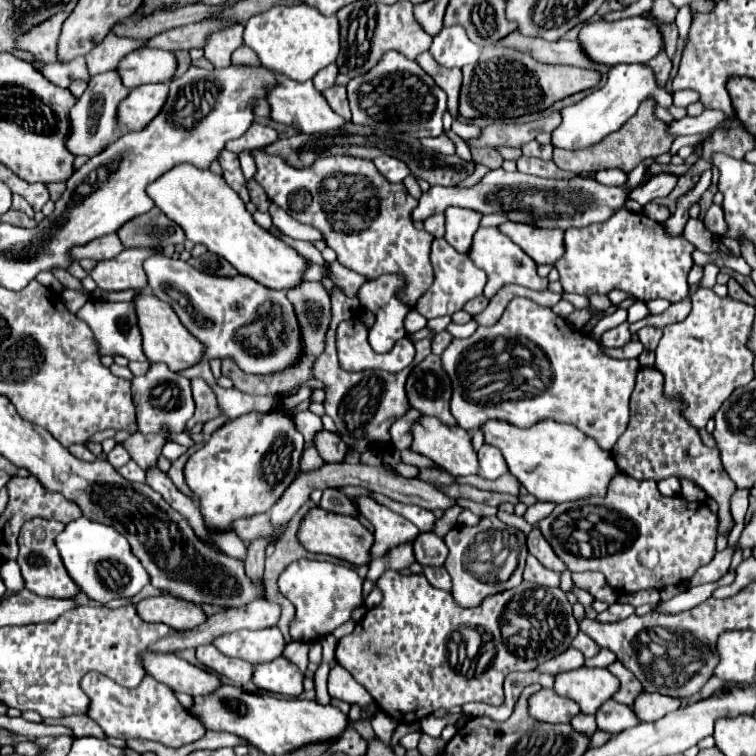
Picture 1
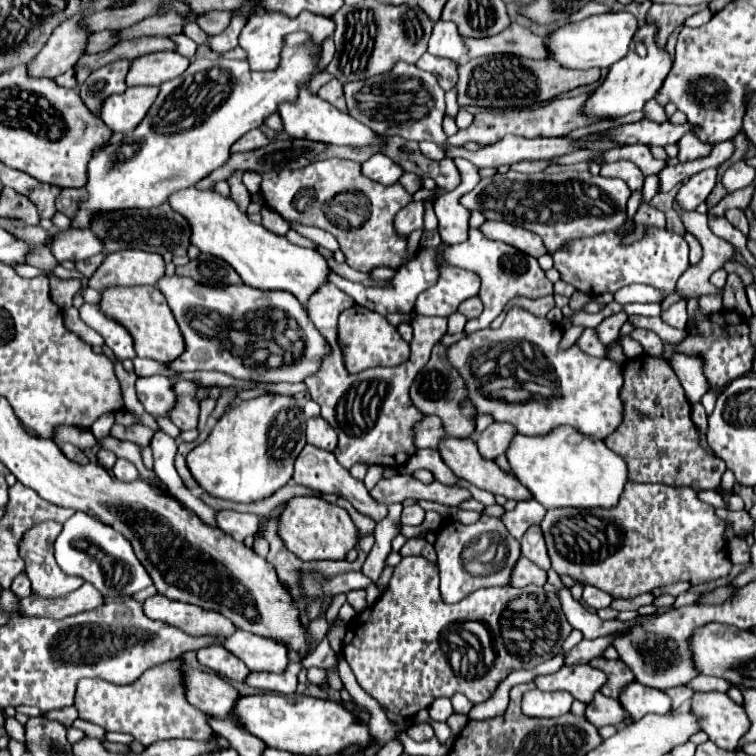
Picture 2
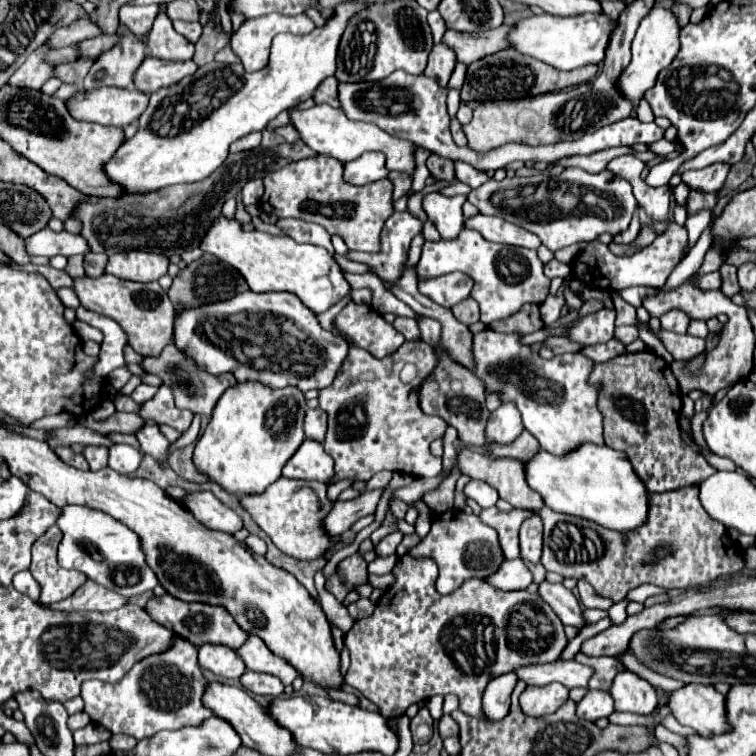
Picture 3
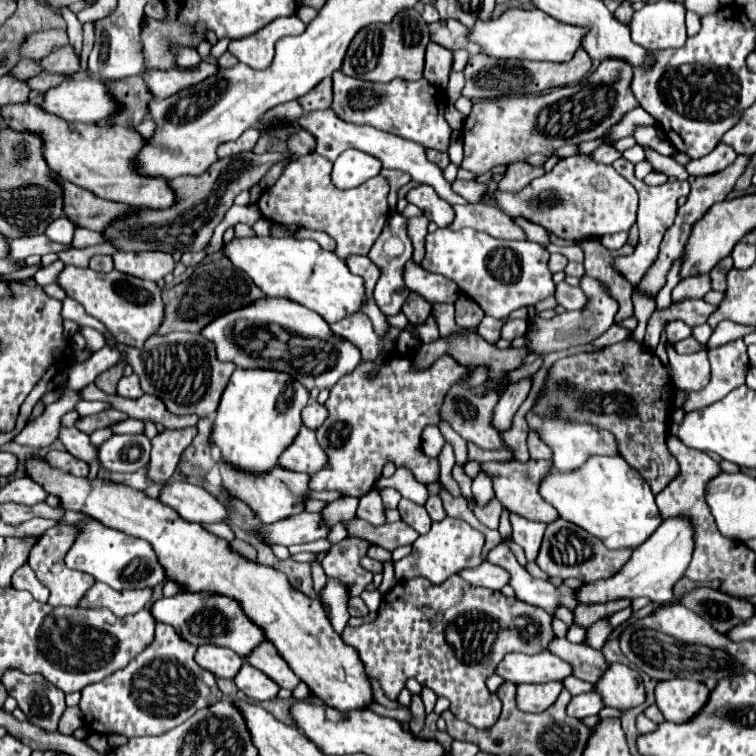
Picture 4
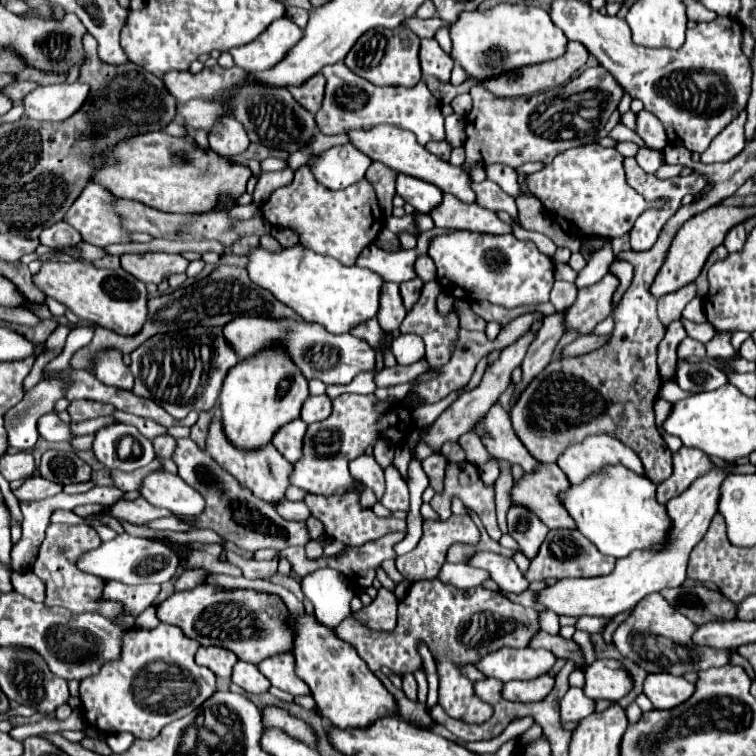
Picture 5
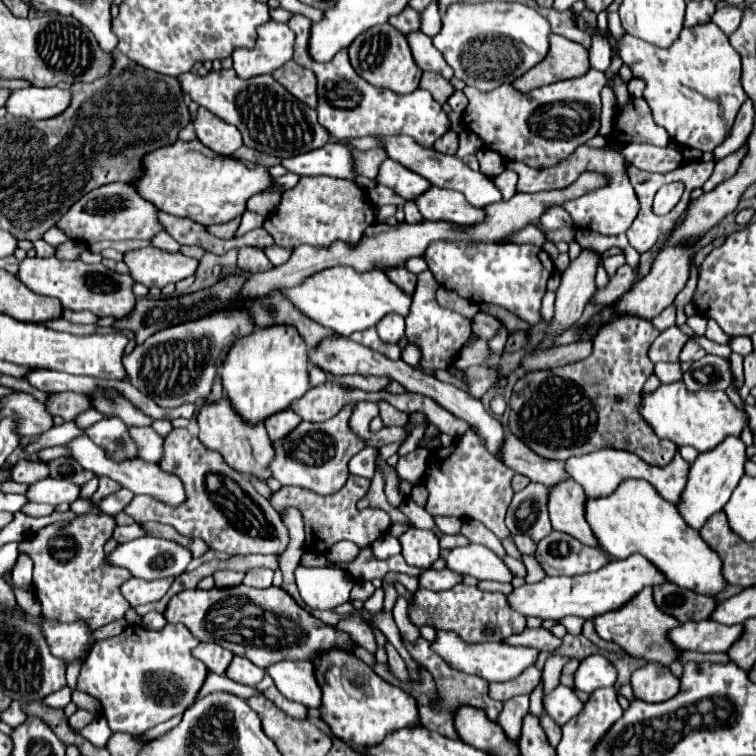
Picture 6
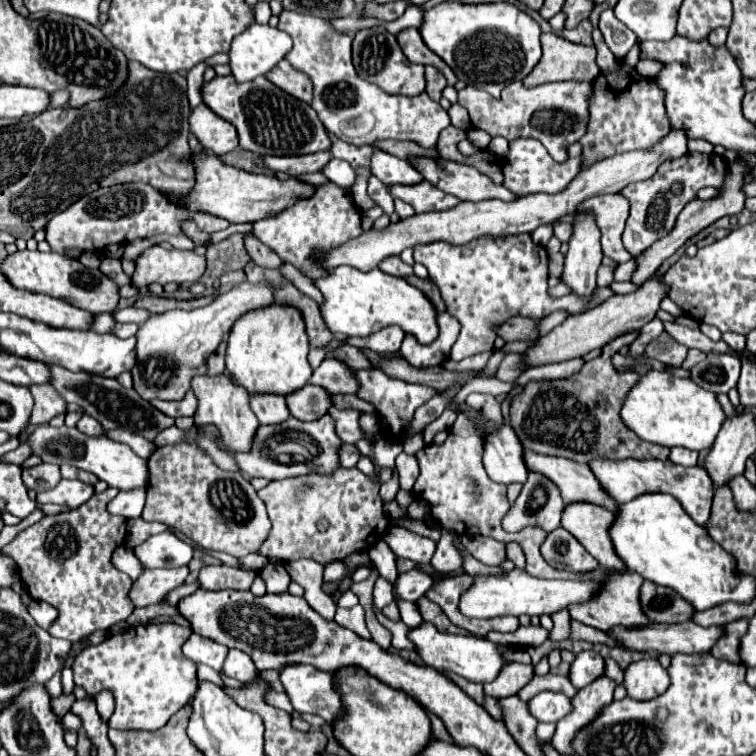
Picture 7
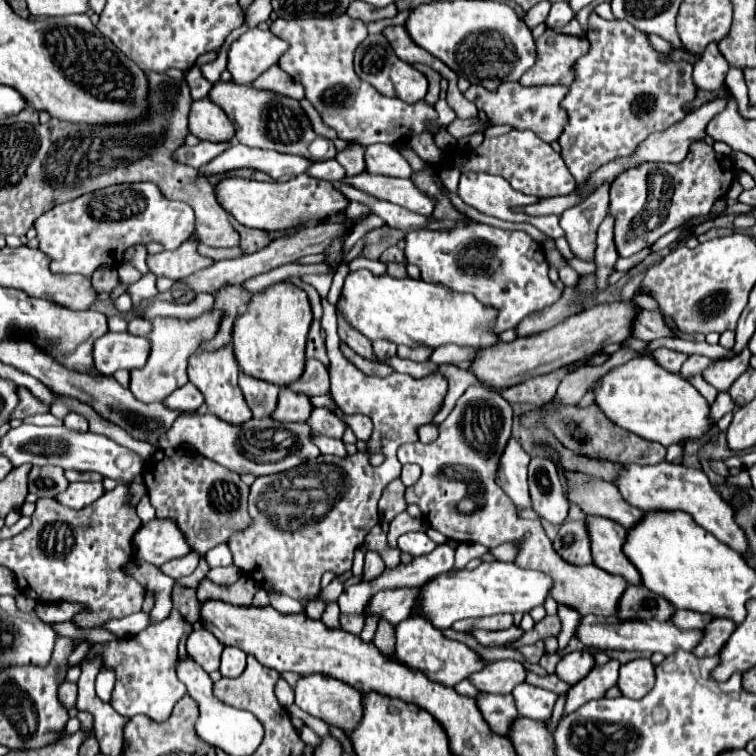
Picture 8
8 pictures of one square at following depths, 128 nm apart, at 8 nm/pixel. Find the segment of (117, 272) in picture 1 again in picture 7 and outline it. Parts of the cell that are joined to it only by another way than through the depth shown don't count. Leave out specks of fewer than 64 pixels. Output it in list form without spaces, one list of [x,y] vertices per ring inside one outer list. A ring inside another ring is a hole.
[[[152,246],[136,258],[136,272],[132,276],[132,284],[136,284],[138,288],[146,288],[154,282],[196,282],[204,274],[204,268],[204,256],[188,250],[164,250],[160,246]]]

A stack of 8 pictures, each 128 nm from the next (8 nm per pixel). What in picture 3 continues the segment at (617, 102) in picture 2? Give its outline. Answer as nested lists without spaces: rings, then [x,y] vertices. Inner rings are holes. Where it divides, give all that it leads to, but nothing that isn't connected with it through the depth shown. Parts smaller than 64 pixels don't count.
[[[654,6],[650,10],[650,14],[642,18],[642,22],[638,26],[638,32],[636,32],[636,36],[632,40],[632,60],[630,60],[630,64],[626,66],[626,70],[616,80],[618,92],[626,100],[630,100],[632,108],[636,108],[638,102],[644,98],[644,94],[656,84],[656,78],[658,78],[660,70],[664,70],[666,66],[670,66],[672,60],[676,58],[678,48],[680,48],[678,34],[680,34],[680,30],[678,30],[676,16],[668,8]]]

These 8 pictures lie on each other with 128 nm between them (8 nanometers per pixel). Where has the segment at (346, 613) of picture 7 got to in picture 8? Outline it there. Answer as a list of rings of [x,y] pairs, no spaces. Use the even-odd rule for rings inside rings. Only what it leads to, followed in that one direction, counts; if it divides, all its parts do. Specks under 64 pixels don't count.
[[[340,614],[340,628],[352,632],[352,634],[360,634],[364,626],[364,616],[362,614]]]

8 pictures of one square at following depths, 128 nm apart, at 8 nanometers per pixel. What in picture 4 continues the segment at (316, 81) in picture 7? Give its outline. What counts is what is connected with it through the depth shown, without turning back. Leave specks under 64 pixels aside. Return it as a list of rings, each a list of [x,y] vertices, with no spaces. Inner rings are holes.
[[[340,70],[332,76],[334,80],[334,102],[332,110],[338,118],[344,118],[352,124],[370,124],[378,130],[396,134],[406,140],[414,140],[424,148],[434,148],[446,152],[450,146],[450,126],[444,118],[446,96],[440,88],[432,86],[428,80],[408,82],[396,78],[388,84],[376,84],[366,80],[356,80],[340,74]]]

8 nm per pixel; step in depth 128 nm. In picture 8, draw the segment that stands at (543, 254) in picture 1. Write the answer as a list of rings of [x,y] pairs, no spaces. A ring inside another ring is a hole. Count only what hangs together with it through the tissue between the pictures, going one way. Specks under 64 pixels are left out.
[[[362,172],[354,178],[344,178],[346,184],[364,190],[366,194],[378,198],[378,200],[386,200],[386,202],[394,202],[400,204],[416,214],[422,216],[432,216],[434,208],[436,208],[436,200],[430,198],[426,192],[422,192],[412,180],[404,180],[404,178],[388,178],[388,176],[372,176],[370,172]]]

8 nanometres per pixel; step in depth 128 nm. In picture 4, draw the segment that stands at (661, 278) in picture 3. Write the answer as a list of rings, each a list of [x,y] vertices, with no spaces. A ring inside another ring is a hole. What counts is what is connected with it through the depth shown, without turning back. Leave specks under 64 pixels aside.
[[[618,158],[616,162],[612,162],[612,166],[636,188],[638,198],[640,198],[640,204],[638,204],[640,242],[638,242],[634,254],[630,254],[630,256],[620,256],[618,262],[614,262],[614,268],[616,268],[624,278],[628,278],[628,282],[636,288],[636,286],[640,284],[638,278],[642,278],[642,276],[650,270],[650,266],[656,262],[656,258],[658,258],[660,242],[662,242],[666,230],[672,226],[672,222],[674,222],[674,218],[676,218],[676,210],[678,210],[678,204],[676,204],[676,202],[678,202],[680,196],[686,196],[686,194],[688,194],[688,182],[678,182],[678,180],[676,180],[676,182],[666,182],[666,184],[662,184],[662,186],[646,186],[642,180],[638,180],[638,178],[634,176],[634,164],[632,164],[632,162],[628,162],[628,160],[624,160],[624,158]]]

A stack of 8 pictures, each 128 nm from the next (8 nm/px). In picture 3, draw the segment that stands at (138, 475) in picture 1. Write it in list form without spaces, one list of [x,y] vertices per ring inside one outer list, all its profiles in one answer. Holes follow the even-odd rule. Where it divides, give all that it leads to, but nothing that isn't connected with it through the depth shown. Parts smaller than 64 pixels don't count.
[[[116,444],[110,448],[110,460],[108,466],[112,470],[116,470],[118,474],[134,474],[136,468],[140,466],[142,460],[142,452],[136,450],[134,446],[126,446],[126,444]]]

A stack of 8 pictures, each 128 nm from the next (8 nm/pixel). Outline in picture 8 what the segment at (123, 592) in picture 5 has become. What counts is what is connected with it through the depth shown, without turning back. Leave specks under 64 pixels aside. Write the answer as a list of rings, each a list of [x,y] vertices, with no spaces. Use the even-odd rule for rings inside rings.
[[[190,552],[190,554],[186,554],[184,558],[176,558],[176,560],[172,560],[172,562],[166,562],[164,566],[160,566],[160,570],[162,570],[162,574],[178,580],[178,578],[182,578],[182,576],[190,576],[190,574],[196,570],[198,558],[200,558],[200,554]]]

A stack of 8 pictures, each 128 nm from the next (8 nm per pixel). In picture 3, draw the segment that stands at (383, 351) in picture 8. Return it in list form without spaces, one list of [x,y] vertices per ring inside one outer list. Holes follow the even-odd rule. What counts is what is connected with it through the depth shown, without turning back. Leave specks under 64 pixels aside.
[[[408,210],[394,212],[384,224],[380,254],[348,252],[346,258],[352,262],[366,262],[374,268],[374,272],[382,280],[394,282],[404,270],[410,242],[416,234],[420,234],[420,230],[422,230],[422,222],[416,216],[412,216]]]

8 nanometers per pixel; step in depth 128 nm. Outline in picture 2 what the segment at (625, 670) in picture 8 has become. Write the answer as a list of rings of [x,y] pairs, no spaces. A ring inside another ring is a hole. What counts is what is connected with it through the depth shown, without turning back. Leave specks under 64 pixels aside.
[[[696,692],[692,714],[700,716],[700,726],[708,738],[724,750],[736,750],[738,742],[750,730],[746,710],[722,692]]]

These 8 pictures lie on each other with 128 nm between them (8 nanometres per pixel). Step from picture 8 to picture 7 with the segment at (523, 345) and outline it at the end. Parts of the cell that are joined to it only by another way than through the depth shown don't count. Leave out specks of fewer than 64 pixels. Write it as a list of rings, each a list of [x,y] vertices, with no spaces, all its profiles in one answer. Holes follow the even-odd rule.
[[[654,276],[650,280],[646,280],[636,292],[630,294],[614,294],[610,296],[606,302],[602,302],[600,306],[582,312],[582,314],[574,314],[568,316],[560,326],[556,326],[548,336],[538,338],[538,344],[532,346],[526,354],[528,354],[528,362],[532,362],[532,366],[540,366],[540,364],[548,364],[548,362],[560,362],[560,360],[570,360],[570,358],[580,358],[584,354],[588,354],[594,348],[602,348],[608,344],[608,340],[626,334],[628,330],[640,330],[642,326],[646,326],[656,312],[660,310],[660,302],[668,296],[668,284],[664,286],[660,276]]]

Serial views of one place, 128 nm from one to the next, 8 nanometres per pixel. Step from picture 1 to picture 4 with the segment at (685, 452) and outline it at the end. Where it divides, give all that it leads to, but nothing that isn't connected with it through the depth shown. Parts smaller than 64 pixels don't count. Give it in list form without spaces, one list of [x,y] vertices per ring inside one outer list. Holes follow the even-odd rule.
[[[624,340],[616,346],[608,346],[604,350],[598,350],[596,354],[574,354],[568,358],[558,360],[550,372],[548,378],[536,398],[536,404],[532,410],[538,414],[564,414],[566,418],[580,420],[580,422],[592,422],[594,426],[602,426],[604,430],[612,432],[618,442],[618,452],[626,462],[636,468],[642,478],[650,484],[652,492],[662,492],[680,472],[680,466],[676,458],[668,452],[666,438],[670,428],[670,412],[674,408],[674,384],[668,376],[666,366],[660,362],[660,358],[646,350],[644,346],[636,344],[634,340]]]

